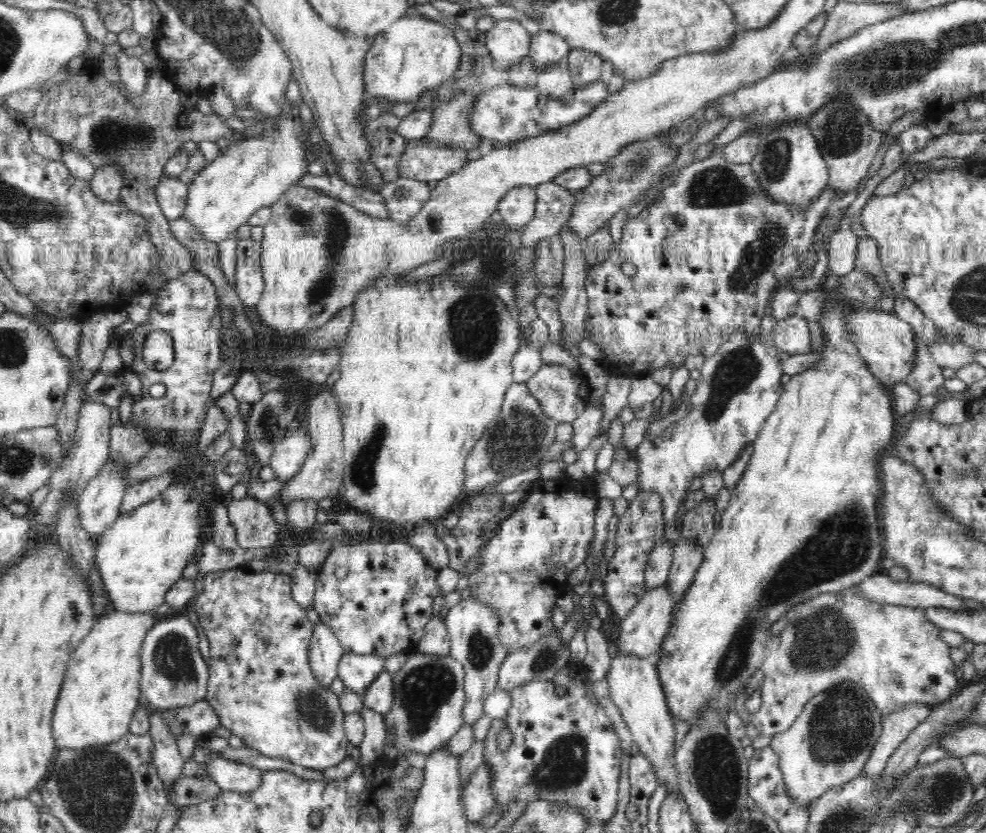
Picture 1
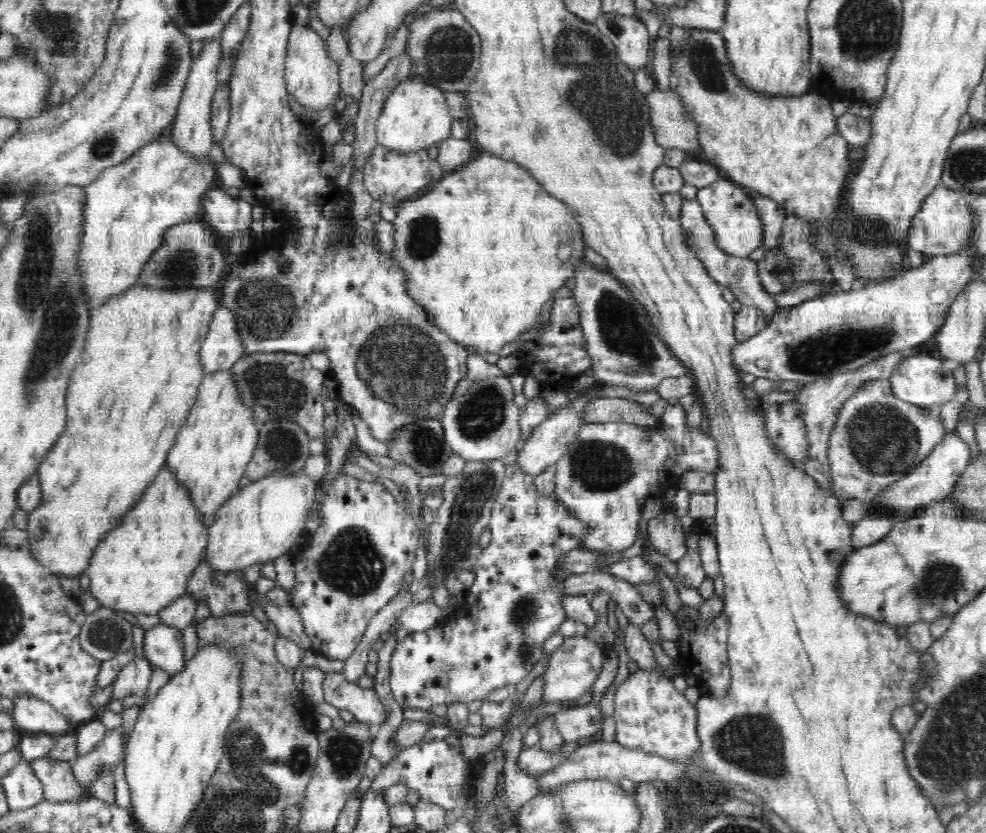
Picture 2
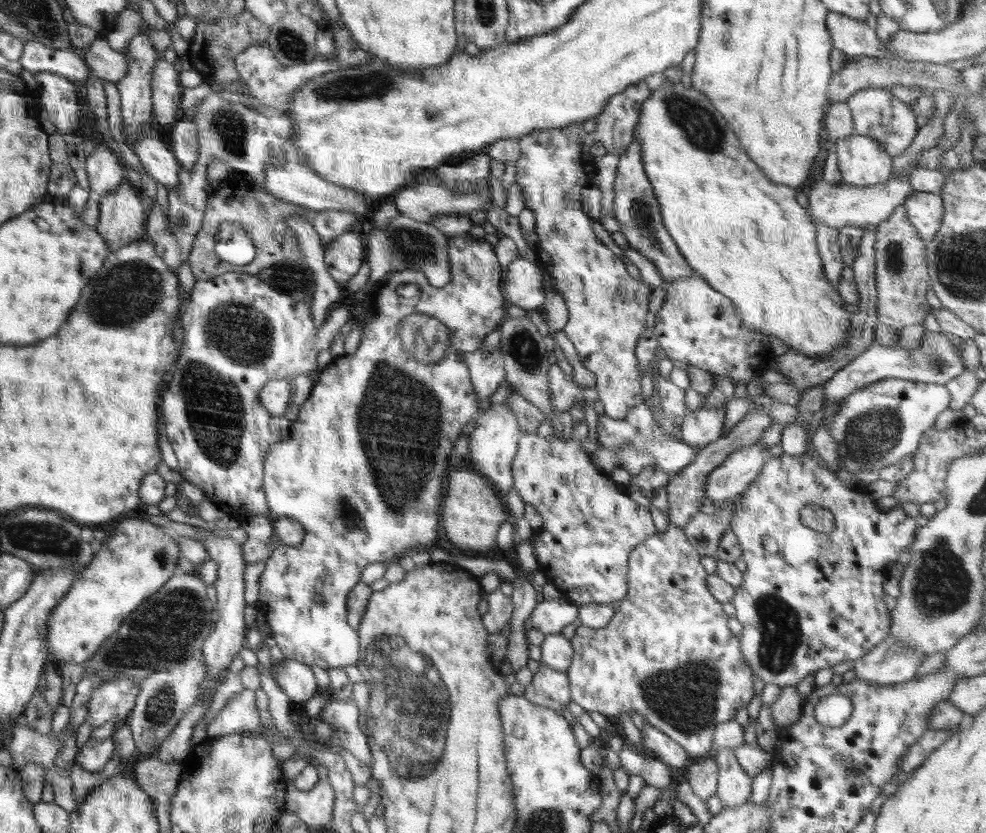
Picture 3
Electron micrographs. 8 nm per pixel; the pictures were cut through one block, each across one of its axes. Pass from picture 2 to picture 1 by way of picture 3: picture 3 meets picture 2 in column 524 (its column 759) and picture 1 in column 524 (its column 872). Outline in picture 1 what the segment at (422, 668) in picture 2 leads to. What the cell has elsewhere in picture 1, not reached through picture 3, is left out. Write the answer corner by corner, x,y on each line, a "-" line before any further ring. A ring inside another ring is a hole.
566,473
560,476
558,479
541,479
539,478
531,484
530,492
526,498
524,498
520,504
516,507
516,510
504,519
502,523
495,530
495,537
492,537
488,541
485,541
484,547
481,550
481,566
476,572
470,576
467,576
464,580
464,584
467,584
471,592
472,597
476,597
478,601
482,601
484,605
490,605
496,609
498,613
498,619
500,619
500,628
498,628
498,637
500,637
500,643
508,649
508,652
532,646
542,635
553,633
556,631
551,619
551,609
556,606
556,598
560,596
563,591
569,591
568,576
572,571
576,570
577,566
584,563
586,554
588,554
589,542
593,540
595,535
595,521
598,511
599,497
596,492
596,484
592,478
585,478
584,480
572,480

